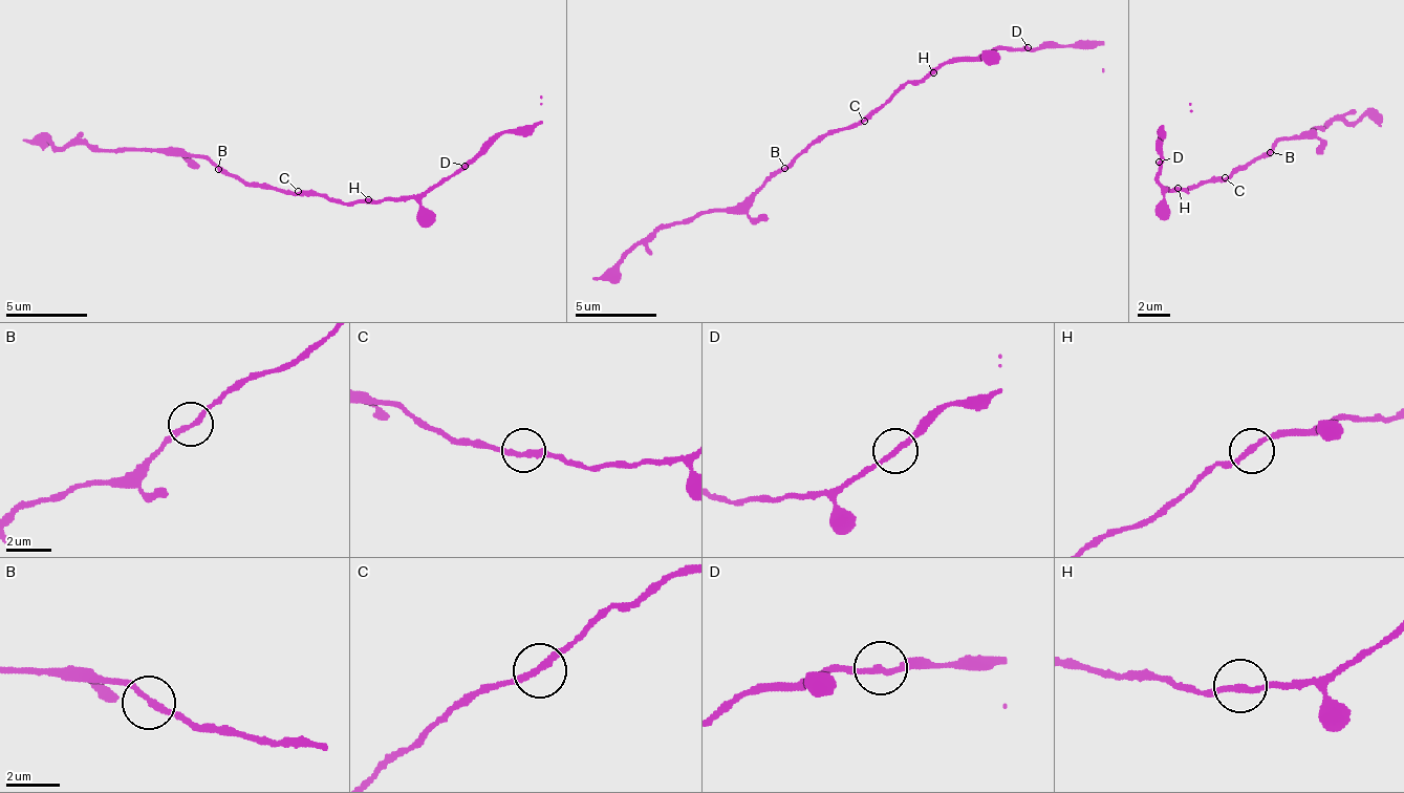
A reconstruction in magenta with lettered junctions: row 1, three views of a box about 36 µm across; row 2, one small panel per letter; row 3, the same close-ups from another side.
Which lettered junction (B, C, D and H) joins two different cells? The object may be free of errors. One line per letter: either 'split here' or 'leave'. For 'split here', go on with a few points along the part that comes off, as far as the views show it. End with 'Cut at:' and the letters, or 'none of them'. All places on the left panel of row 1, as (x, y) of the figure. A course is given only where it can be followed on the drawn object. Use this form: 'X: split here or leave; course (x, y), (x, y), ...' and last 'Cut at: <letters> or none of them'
B: leave
C: leave
D: leave
H: leave
Cut at: none of them

